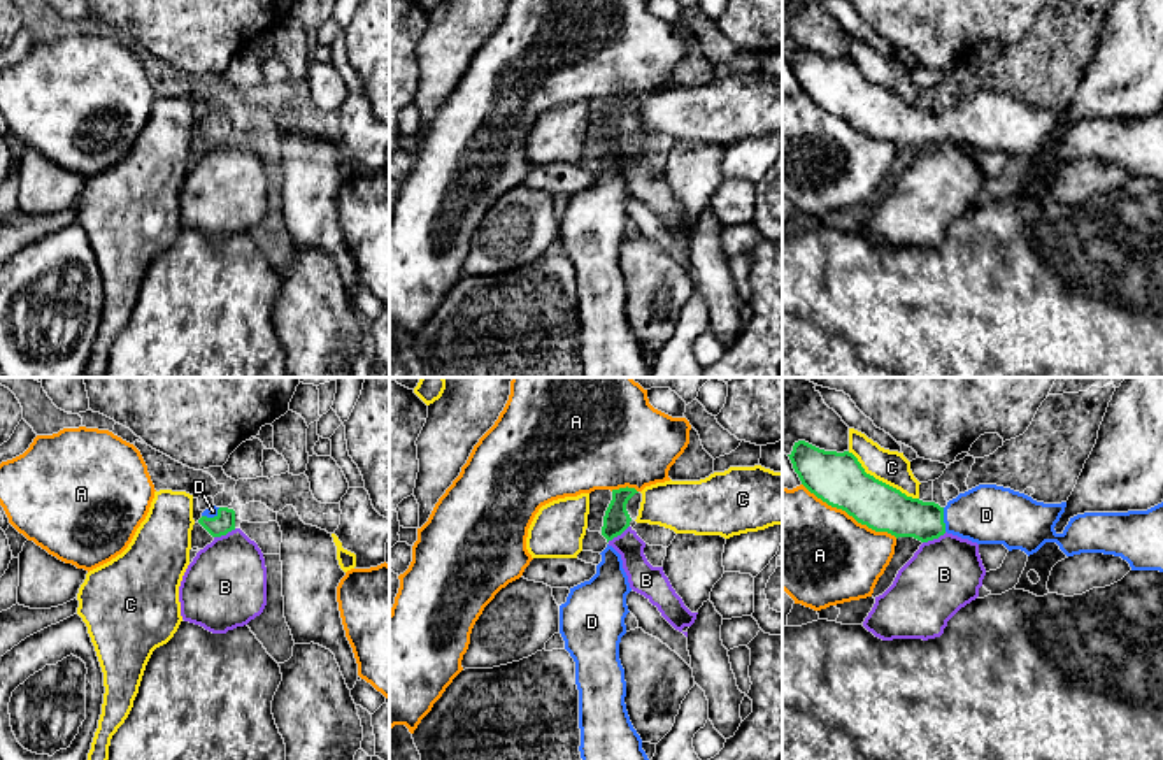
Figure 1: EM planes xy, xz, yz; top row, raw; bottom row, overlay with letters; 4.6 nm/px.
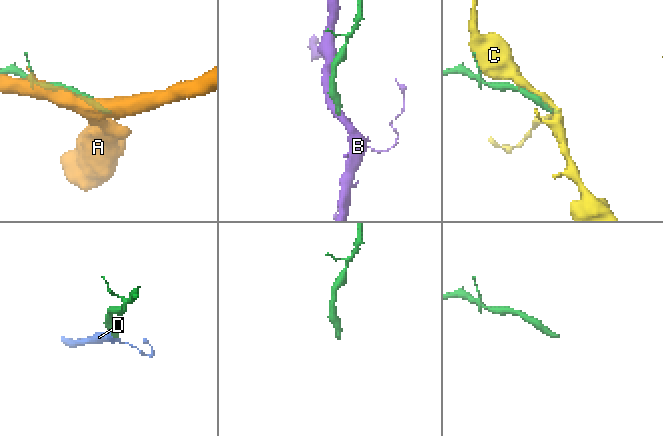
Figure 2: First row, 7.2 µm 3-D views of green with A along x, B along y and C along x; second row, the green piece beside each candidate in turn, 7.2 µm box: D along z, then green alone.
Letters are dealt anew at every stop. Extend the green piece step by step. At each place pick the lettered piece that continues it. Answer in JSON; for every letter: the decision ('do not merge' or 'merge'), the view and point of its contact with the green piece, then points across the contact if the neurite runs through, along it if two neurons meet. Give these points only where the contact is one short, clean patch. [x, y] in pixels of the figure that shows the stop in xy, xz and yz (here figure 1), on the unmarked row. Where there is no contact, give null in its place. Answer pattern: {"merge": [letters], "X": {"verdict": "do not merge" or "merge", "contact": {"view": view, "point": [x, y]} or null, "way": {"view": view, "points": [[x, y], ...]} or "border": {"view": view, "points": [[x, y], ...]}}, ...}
{"merge": ["D"], "A": {"verdict": "do not merge", "contact": {"view": "yz", "point": [849, 121]}}, "B": {"verdict": "do not merge", "contact": {"view": "yz", "point": [934, 144]}, "border": {"view": "yz", "points": [[946, 139], [923, 150]]}}, "C": {"verdict": "do not merge", "contact": {"view": "yz", "point": [881, 88]}}, "D": {"verdict": "merge", "contact": {"view": "yz", "point": [942, 127]}, "way": {"view": "yz", "points": [[891, 118], [920, 127], [942, 127], [986, 121]]}}}

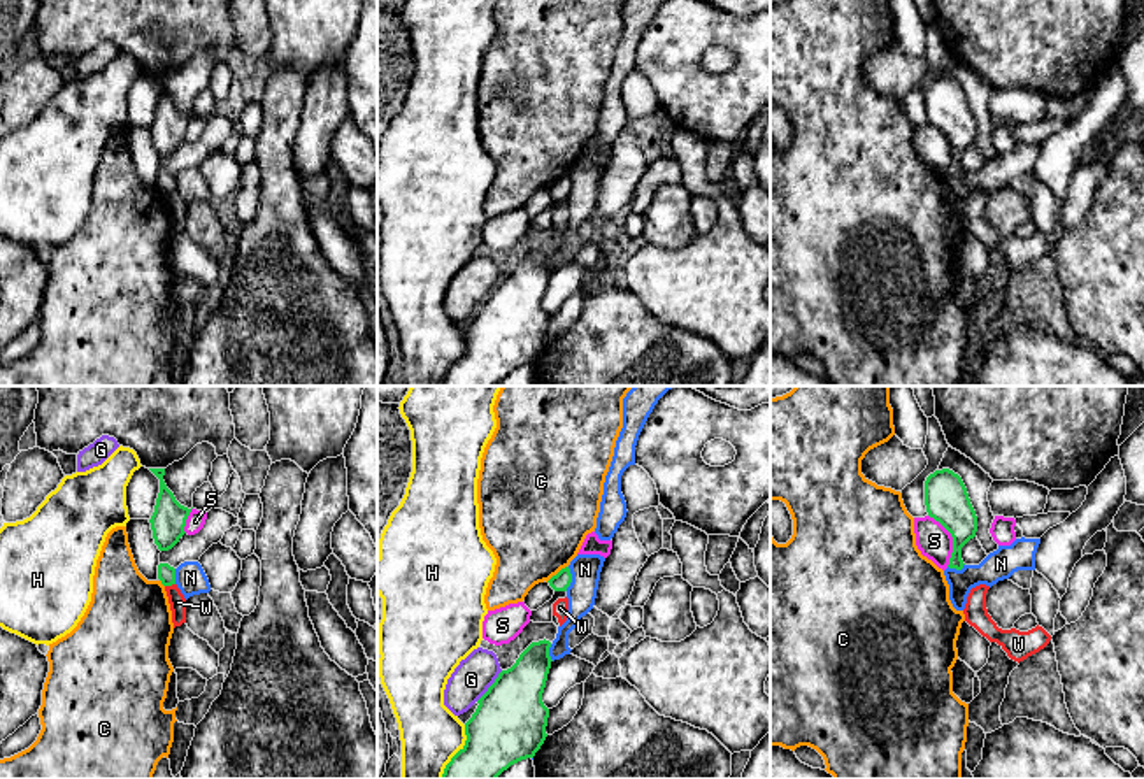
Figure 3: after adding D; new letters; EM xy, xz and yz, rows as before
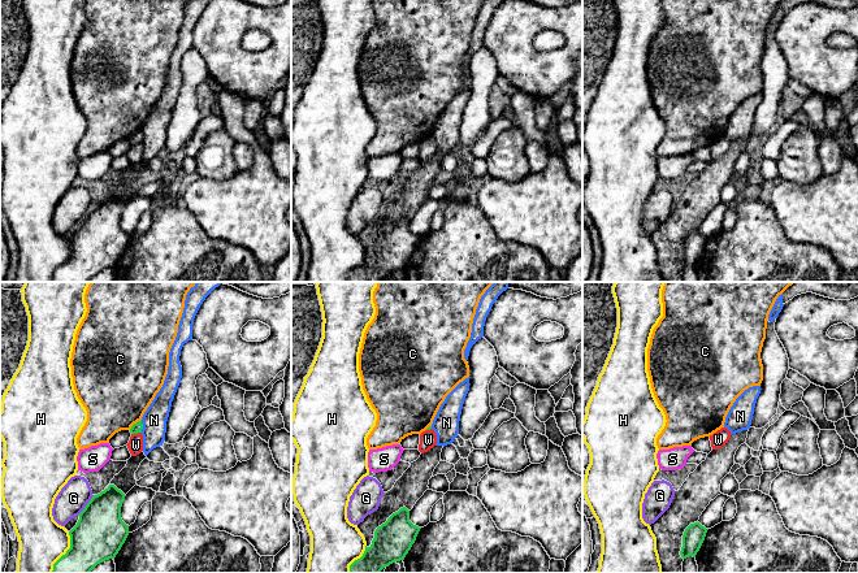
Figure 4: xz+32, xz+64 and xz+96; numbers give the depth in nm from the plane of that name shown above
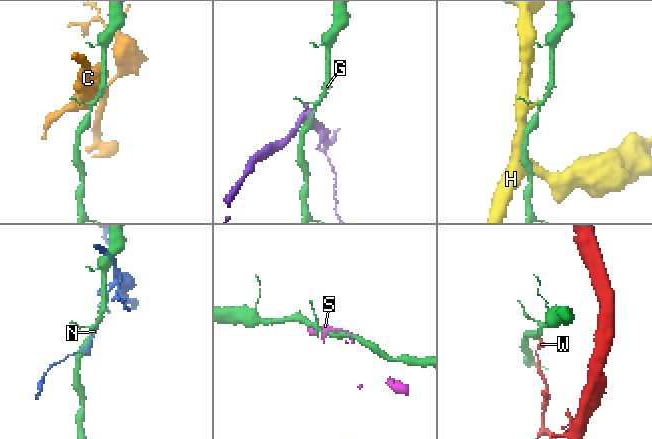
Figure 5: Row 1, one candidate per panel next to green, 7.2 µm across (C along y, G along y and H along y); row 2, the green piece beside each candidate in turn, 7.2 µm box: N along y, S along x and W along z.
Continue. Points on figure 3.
{"merge": [], "C": {"verdict": "do not merge", "contact": {"view": "xz", "point": [558, 179]}}, "G": {"verdict": "do not merge", "contact": {"view": "xz", "point": [490, 293]}}, "H": {"verdict": "do not merge", "contact": {"view": "xz", "point": [458, 358]}}, "N": {"verdict": "do not merge", "contact": {"view": "xz", "point": [571, 186]}}, "S": {"verdict": "do not merge", "contact": {"view": "yz", "point": [953, 146]}}, "W": {"verdict": "do not merge", "contact": {"view": "xy", "point": [169, 192]}, "border": {"view": "xy", "points": [[174, 190], [165, 193]]}}}

